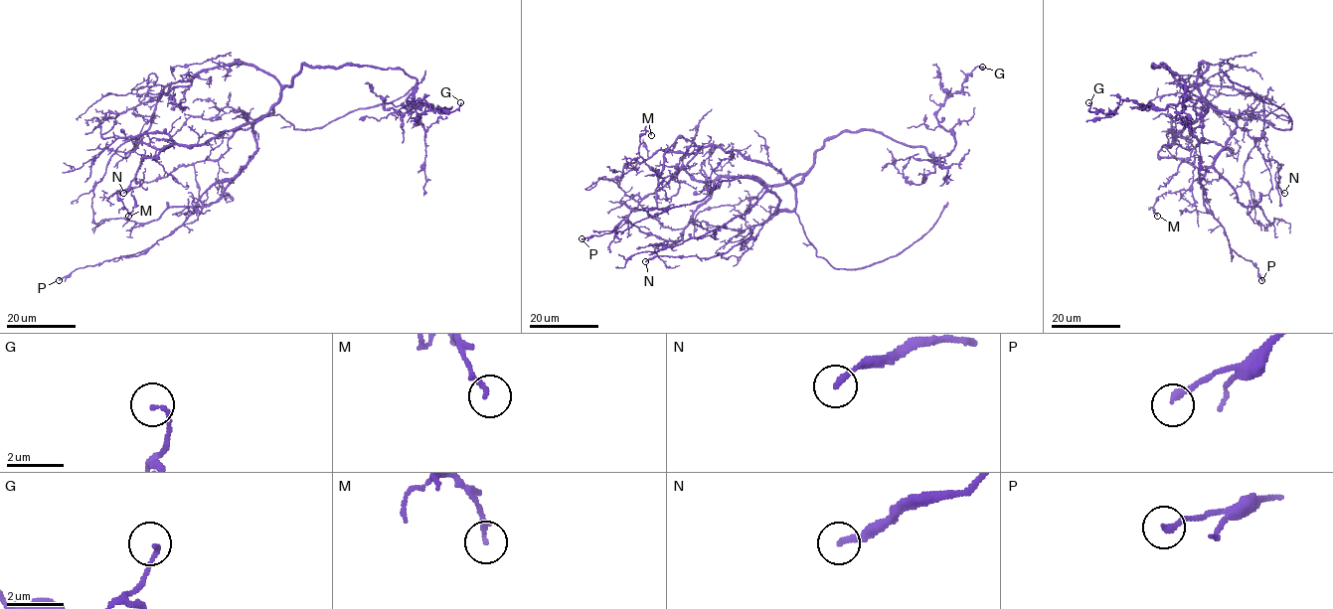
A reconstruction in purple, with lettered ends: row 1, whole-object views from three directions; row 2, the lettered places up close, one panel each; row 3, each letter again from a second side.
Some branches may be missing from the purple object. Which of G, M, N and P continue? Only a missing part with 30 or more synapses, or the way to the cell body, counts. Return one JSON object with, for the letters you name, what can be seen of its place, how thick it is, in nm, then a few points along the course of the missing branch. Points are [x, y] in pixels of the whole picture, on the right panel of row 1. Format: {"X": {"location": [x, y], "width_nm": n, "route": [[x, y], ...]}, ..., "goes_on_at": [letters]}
{"goes_on_at": []}

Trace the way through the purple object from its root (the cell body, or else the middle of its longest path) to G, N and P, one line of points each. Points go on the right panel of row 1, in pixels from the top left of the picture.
G: (1200, 92), (1153, 65), (1182, 78), (1182, 104), (1121, 99), (1102, 113), (1088, 102)
N: (1200, 92), (1210, 106), (1233, 114), (1265, 160), (1280, 165), (1278, 187), (1284, 193)
P: (1200, 92), (1236, 123), (1199, 181), (1203, 203), (1230, 246), (1257, 268), (1261, 280)

